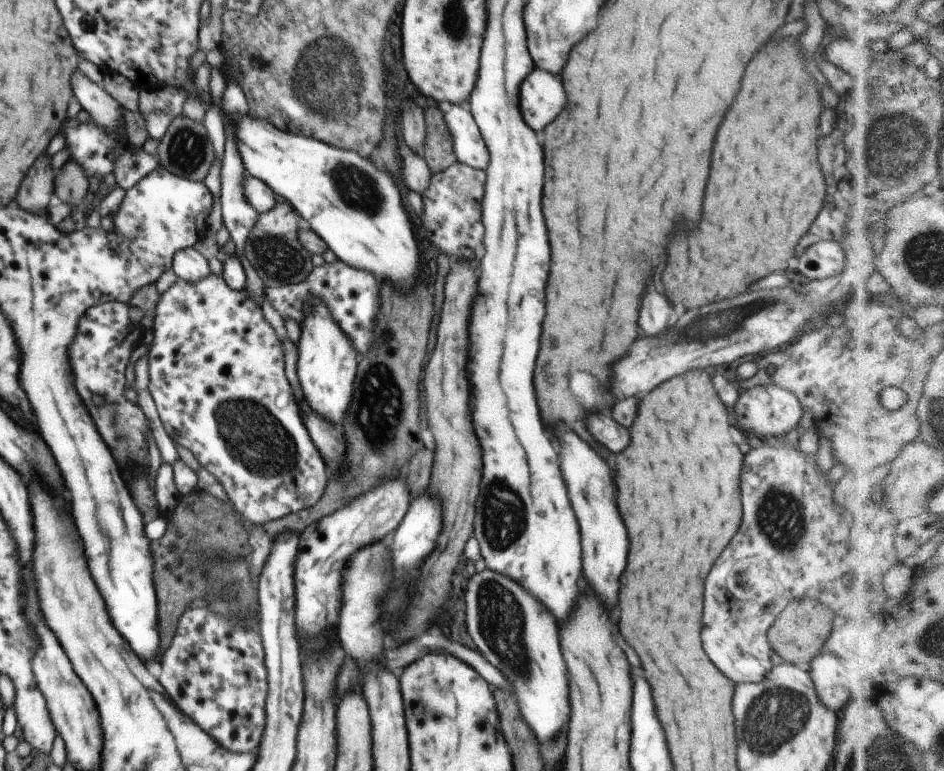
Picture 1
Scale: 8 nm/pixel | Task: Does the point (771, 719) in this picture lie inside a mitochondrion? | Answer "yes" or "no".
yes

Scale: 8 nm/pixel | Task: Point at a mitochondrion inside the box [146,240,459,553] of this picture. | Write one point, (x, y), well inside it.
(255, 436)

